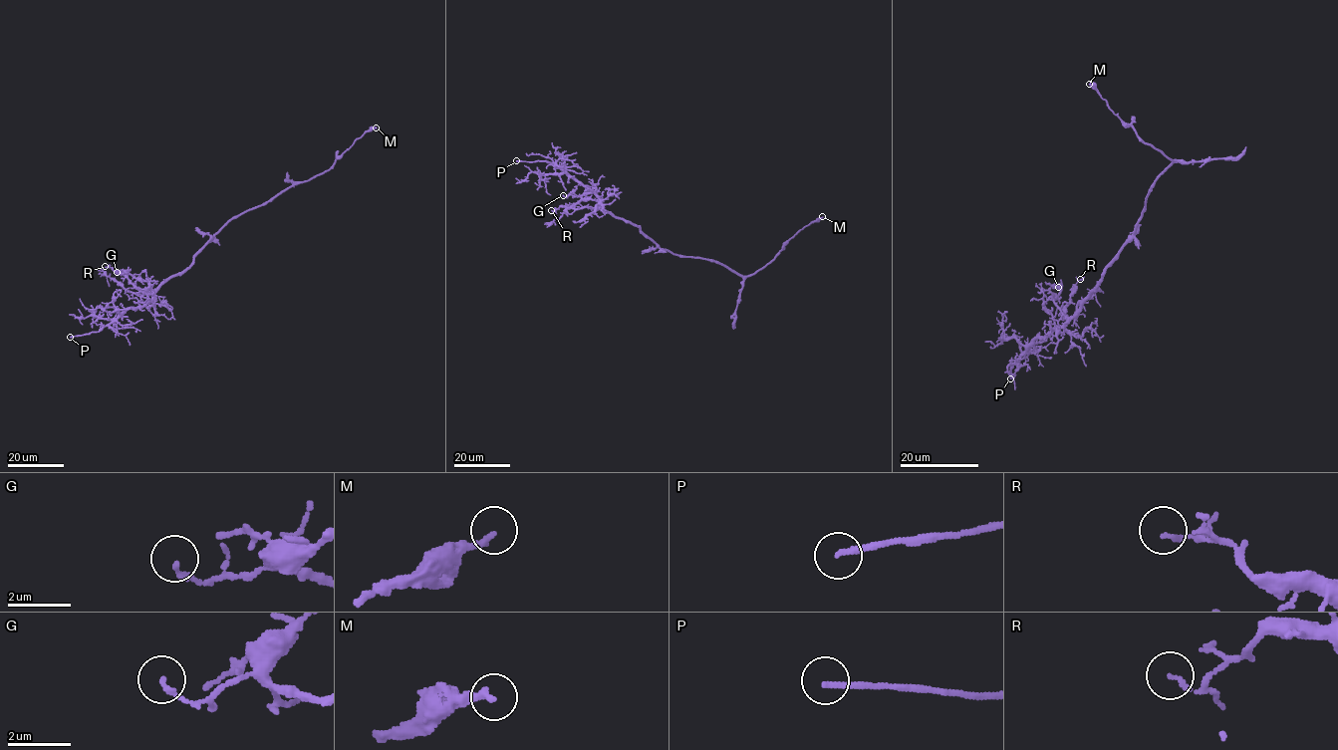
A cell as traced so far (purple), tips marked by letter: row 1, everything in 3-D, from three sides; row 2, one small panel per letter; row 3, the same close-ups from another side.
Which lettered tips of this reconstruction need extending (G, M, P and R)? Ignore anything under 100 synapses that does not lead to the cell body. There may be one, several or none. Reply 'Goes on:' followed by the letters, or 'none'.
Goes on: P

